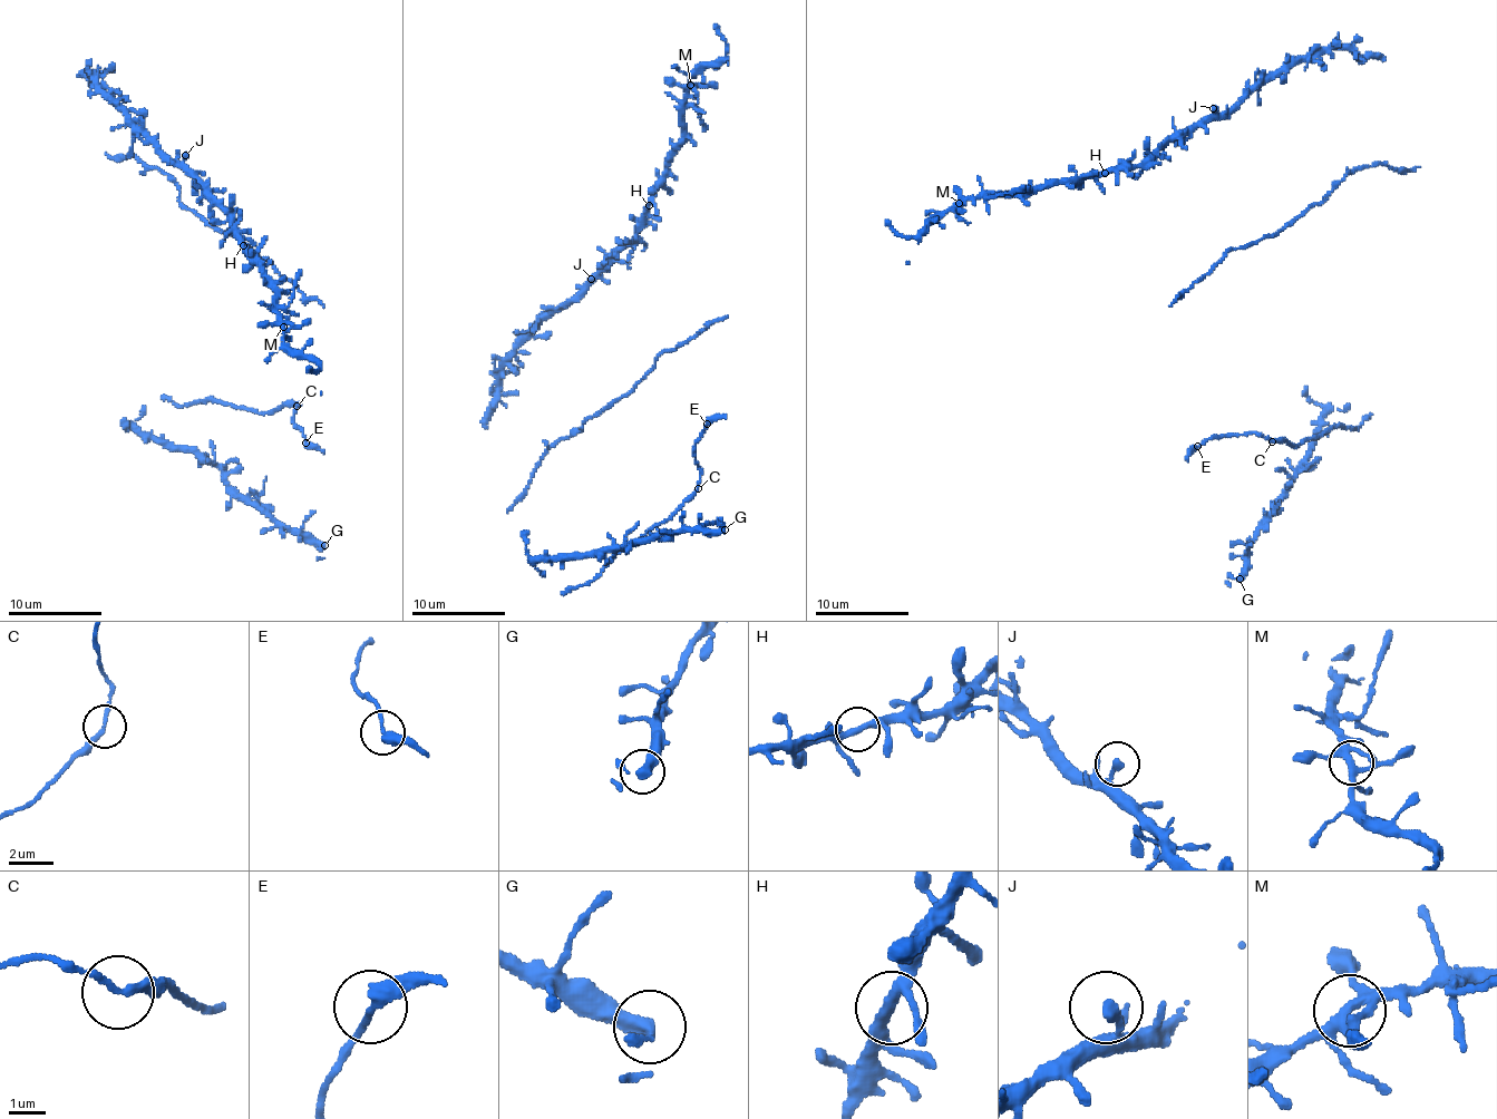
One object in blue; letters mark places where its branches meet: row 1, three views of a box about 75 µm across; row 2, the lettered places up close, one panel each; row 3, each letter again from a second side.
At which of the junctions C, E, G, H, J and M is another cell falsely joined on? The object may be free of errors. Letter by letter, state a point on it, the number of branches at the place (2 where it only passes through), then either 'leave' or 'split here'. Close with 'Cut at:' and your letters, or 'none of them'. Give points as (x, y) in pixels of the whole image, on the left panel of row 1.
C: place (297, 406); branches 2; leave
E: place (305, 443); branches 2; leave
G: place (324, 545); branches 2; leave
H: place (243, 245); branches 3; leave
J: place (185, 155); branches 1; leave
M: place (283, 327); branches 5; leave
Cut at: none of them

